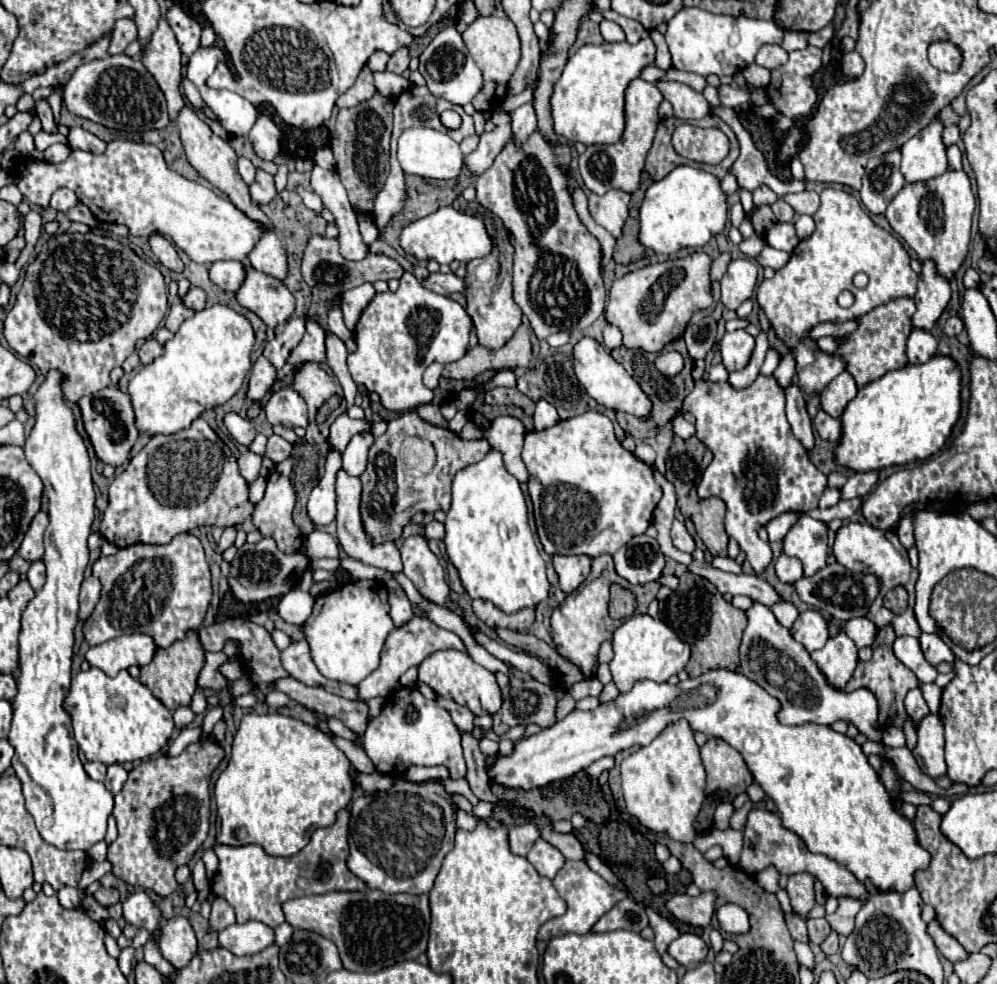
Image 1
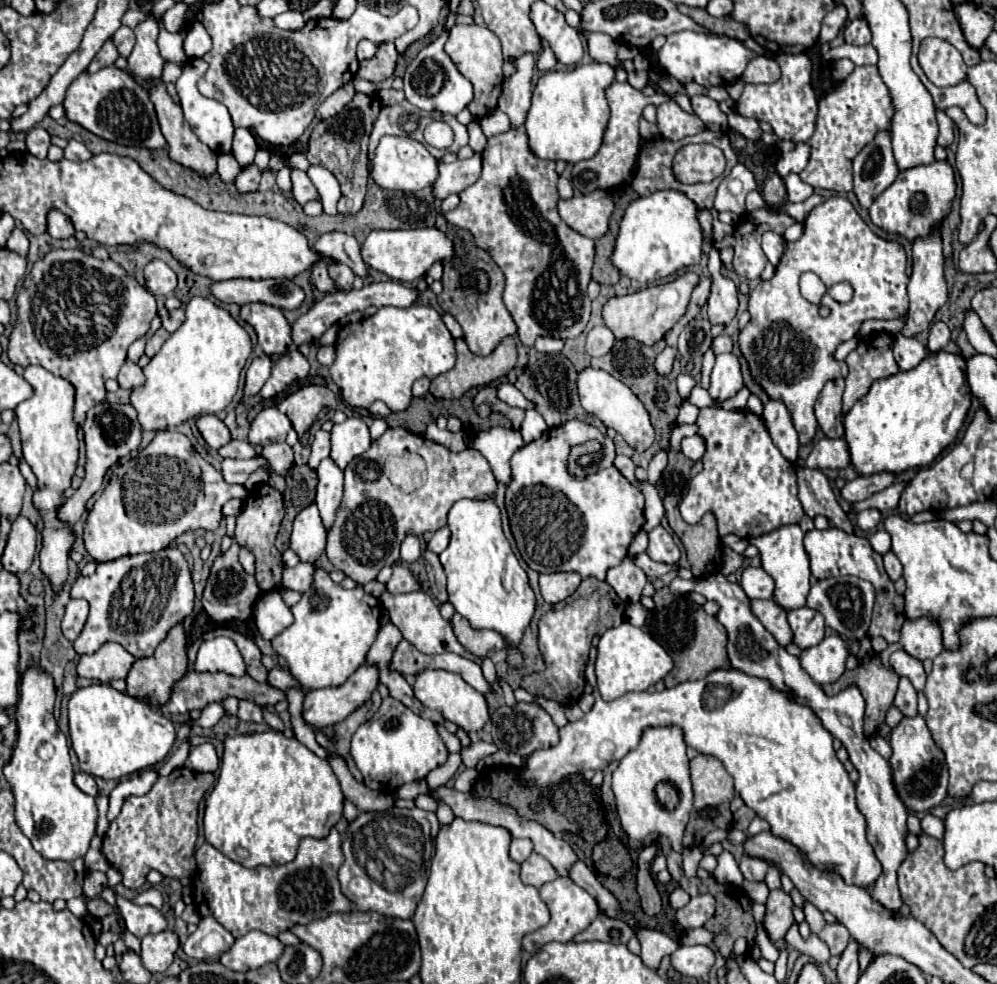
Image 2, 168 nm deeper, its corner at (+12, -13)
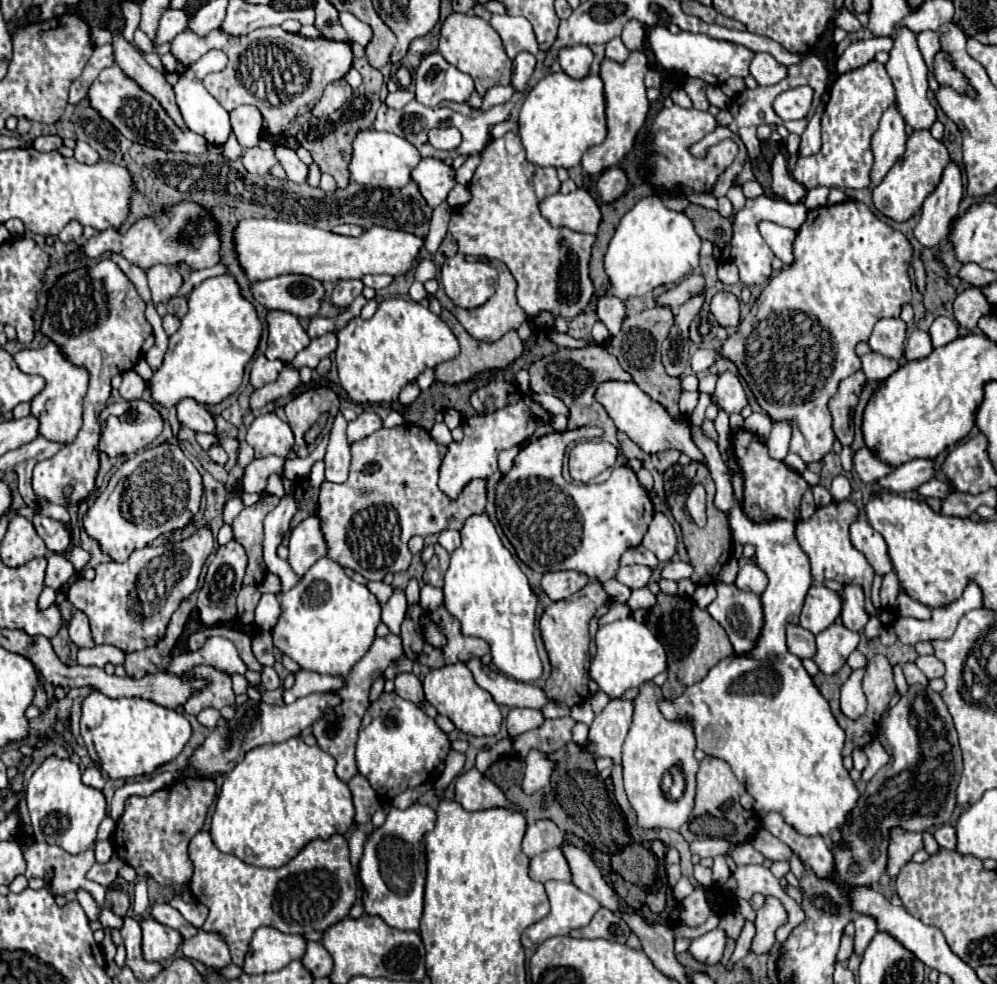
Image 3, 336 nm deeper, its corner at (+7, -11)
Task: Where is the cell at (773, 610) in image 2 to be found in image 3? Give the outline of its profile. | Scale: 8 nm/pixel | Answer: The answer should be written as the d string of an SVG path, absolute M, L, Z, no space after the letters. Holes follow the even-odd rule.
M787 624L787 646L789 652L799 658L811 658L815 654L815 636L795 624Z

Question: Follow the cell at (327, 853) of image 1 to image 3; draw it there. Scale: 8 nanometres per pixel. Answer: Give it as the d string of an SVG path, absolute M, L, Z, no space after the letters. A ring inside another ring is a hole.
M199 832L191 840L189 856L195 866L189 888L195 900L209 908L203 930L225 936L233 964L237 966L243 964L249 940L257 928L273 926L285 934L323 932L331 924L347 918L357 900L357 880L349 862L349 846L341 834L329 840L309 842L281 868L257 868L233 854L223 854L215 848L207 832Z

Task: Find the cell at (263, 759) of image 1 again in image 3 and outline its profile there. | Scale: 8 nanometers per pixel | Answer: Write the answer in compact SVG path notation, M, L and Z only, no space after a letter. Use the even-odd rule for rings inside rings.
M289 738L279 744L263 744L249 750L227 776L217 796L211 818L213 844L225 852L241 858L251 866L279 868L299 854L299 850L315 840L329 840L333 834L345 834L355 822L355 808L351 790L335 774L335 760L319 746L307 746L301 738Z

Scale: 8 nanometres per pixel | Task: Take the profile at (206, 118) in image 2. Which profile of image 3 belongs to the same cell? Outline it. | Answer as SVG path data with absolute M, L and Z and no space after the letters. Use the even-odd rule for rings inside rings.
M211 50L209 54L205 54L199 62L191 64L189 68L185 68L181 72L181 78L179 82L175 84L175 96L177 96L177 106L183 114L183 120L187 124L187 128L191 132L197 132L199 136L203 136L209 144L213 146L221 146L225 144L225 140L229 138L231 134L231 124L229 124L229 112L209 94L209 90L203 86L203 78L209 74L209 72L219 72L223 70L227 64L227 56L219 50Z

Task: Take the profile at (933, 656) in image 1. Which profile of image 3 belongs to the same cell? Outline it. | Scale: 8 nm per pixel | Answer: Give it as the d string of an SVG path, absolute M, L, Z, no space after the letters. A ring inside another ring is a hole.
M969 584L963 596L947 606L933 608L929 620L913 620L913 618L897 618L895 634L903 644L917 646L919 642L933 642L933 640L949 640L953 636L957 622L963 618L965 612L973 608L981 608L981 590L975 584Z

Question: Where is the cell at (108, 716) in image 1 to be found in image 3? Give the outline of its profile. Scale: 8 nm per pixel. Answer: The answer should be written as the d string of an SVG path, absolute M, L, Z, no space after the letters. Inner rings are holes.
M91 690L91 694L81 704L81 736L83 740L93 742L95 752L97 752L97 764L109 778L133 778L141 774L151 774L161 764L173 760L190 739L191 724L181 712L163 708L151 700L109 698L97 690Z

